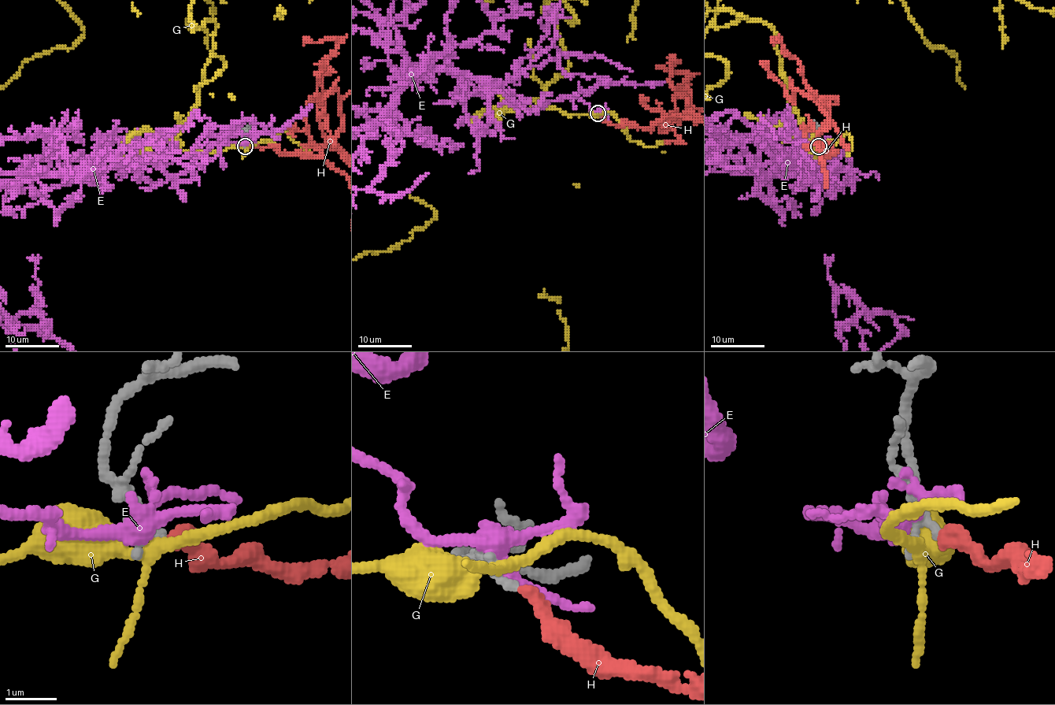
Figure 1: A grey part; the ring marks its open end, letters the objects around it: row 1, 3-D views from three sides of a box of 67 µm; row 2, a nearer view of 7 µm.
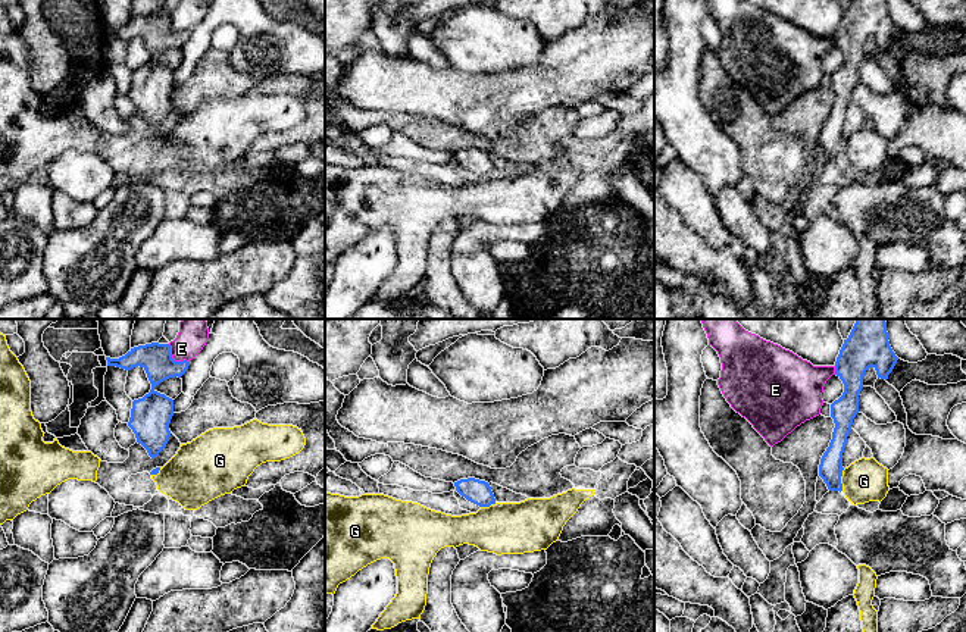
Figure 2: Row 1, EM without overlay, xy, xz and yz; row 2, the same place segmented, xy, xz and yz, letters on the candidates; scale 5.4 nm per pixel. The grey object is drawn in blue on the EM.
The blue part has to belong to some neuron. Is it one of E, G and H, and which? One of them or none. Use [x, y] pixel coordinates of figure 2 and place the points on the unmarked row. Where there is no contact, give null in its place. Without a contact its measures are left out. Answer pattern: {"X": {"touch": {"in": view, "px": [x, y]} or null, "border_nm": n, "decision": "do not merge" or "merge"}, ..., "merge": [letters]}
{"E": {"touch": {"in": "xy", "px": [172, 30]}, "border_nm": 160, "decision": "do not merge"}, "G": {"touch": {"in": "yz", "px": [840, 150]}, "border_nm": 120, "decision": "do not merge"}, "H": {"touch": null, "decision": "do not merge"}, "merge": []}

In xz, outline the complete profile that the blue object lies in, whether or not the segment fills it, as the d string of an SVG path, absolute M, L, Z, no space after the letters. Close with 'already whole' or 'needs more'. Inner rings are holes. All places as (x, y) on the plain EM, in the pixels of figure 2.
M468 148L454 153L454 157L462 168L479 178L490 178L491 175L495 175L491 157L485 151Z; already whole

